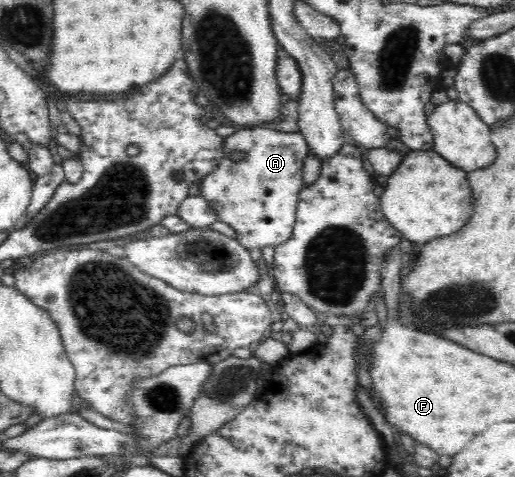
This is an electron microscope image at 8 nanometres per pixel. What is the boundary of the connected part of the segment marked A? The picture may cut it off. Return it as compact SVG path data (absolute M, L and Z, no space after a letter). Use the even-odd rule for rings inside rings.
M242 128L236 129L233 135L225 137L223 143L224 156L219 165L208 173L199 183L201 198L205 199L217 214L218 220L233 227L237 236L235 239L247 249L263 249L285 243L296 221L296 210L299 204L299 193L304 187L303 167L309 155L309 145L300 132L283 133L273 129ZM231 151L243 151L245 157L235 161L227 157Z

